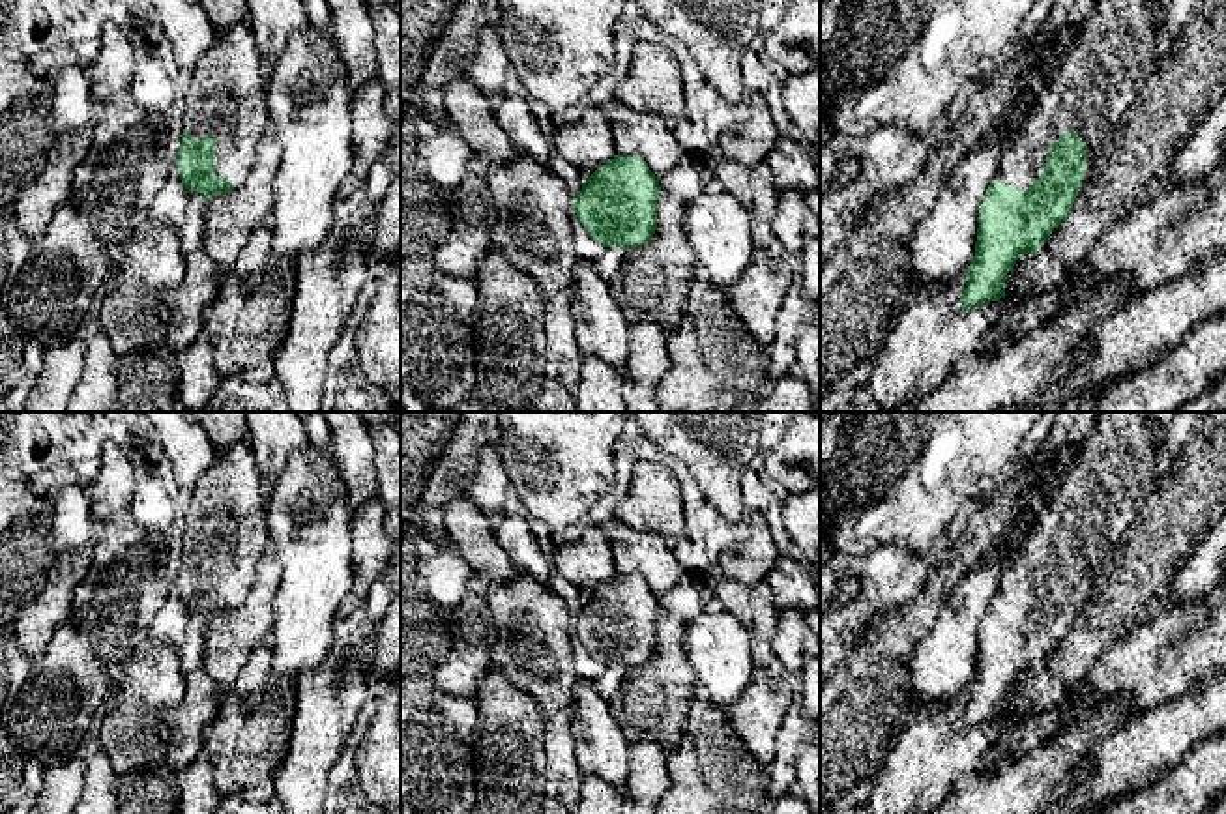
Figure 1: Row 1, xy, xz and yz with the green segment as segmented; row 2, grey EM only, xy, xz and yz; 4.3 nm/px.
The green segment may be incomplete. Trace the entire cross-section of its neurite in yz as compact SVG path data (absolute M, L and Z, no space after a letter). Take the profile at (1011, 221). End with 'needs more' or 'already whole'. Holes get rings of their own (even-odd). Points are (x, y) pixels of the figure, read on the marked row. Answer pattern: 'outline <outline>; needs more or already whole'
outline M1097 0L1080 24L1076 45L1054 73L1039 105L1005 144L1000 168L988 185L981 210L975 256L966 271L962 309L1005 298L1005 279L1016 260L1039 253L1046 238L1069 217L1078 191L1110 138L1116 118L1132 105L1140 79L1157 67L1187 17L1198 17L1205 0Z; needs more

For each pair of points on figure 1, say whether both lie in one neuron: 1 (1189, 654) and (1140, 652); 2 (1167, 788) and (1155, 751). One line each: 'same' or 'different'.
1: same
2: different

